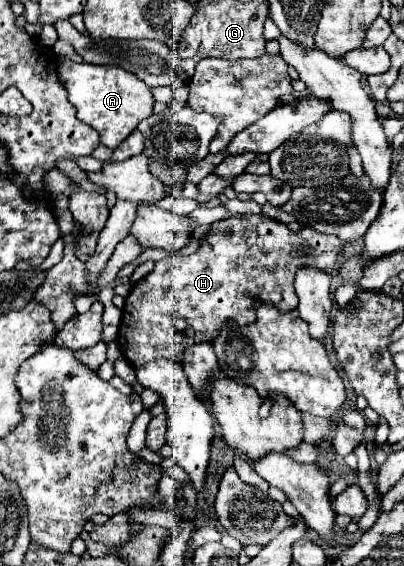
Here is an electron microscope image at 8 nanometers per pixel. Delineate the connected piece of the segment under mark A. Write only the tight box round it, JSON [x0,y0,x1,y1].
[58,58,154,148]

